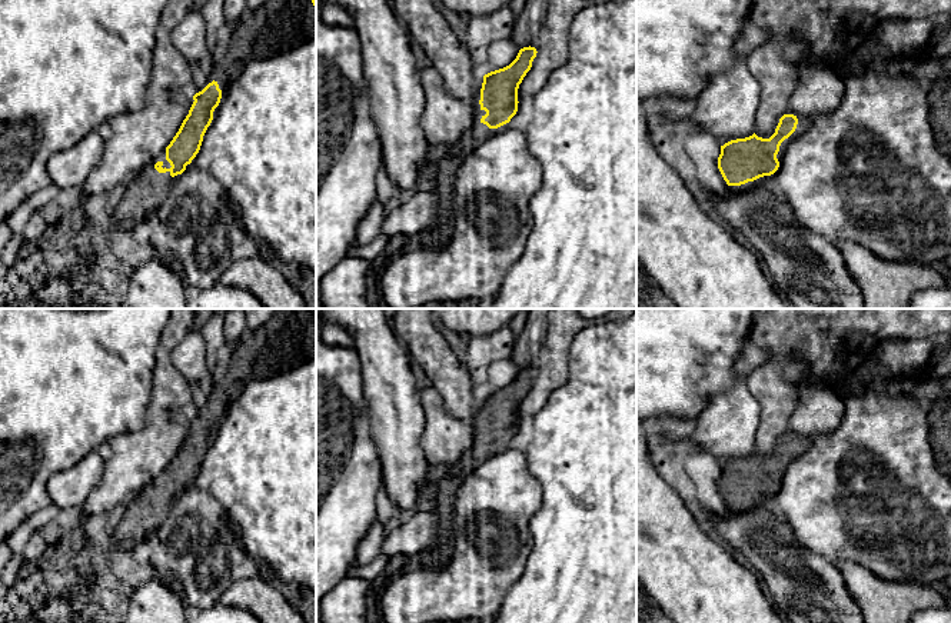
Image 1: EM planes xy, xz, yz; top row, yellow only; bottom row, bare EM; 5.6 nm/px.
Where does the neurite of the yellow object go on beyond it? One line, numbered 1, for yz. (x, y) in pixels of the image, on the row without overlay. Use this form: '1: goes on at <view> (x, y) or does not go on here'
1: goes on at yz (804, 443)

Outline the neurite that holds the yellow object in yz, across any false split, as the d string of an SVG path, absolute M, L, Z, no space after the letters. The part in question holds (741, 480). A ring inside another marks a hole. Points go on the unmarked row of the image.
M791 429L777 442L771 457L755 453L721 466L718 489L729 510L744 513L774 500L787 466L811 447L811 440Z

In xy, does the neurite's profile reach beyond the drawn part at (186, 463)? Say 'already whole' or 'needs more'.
needs more

